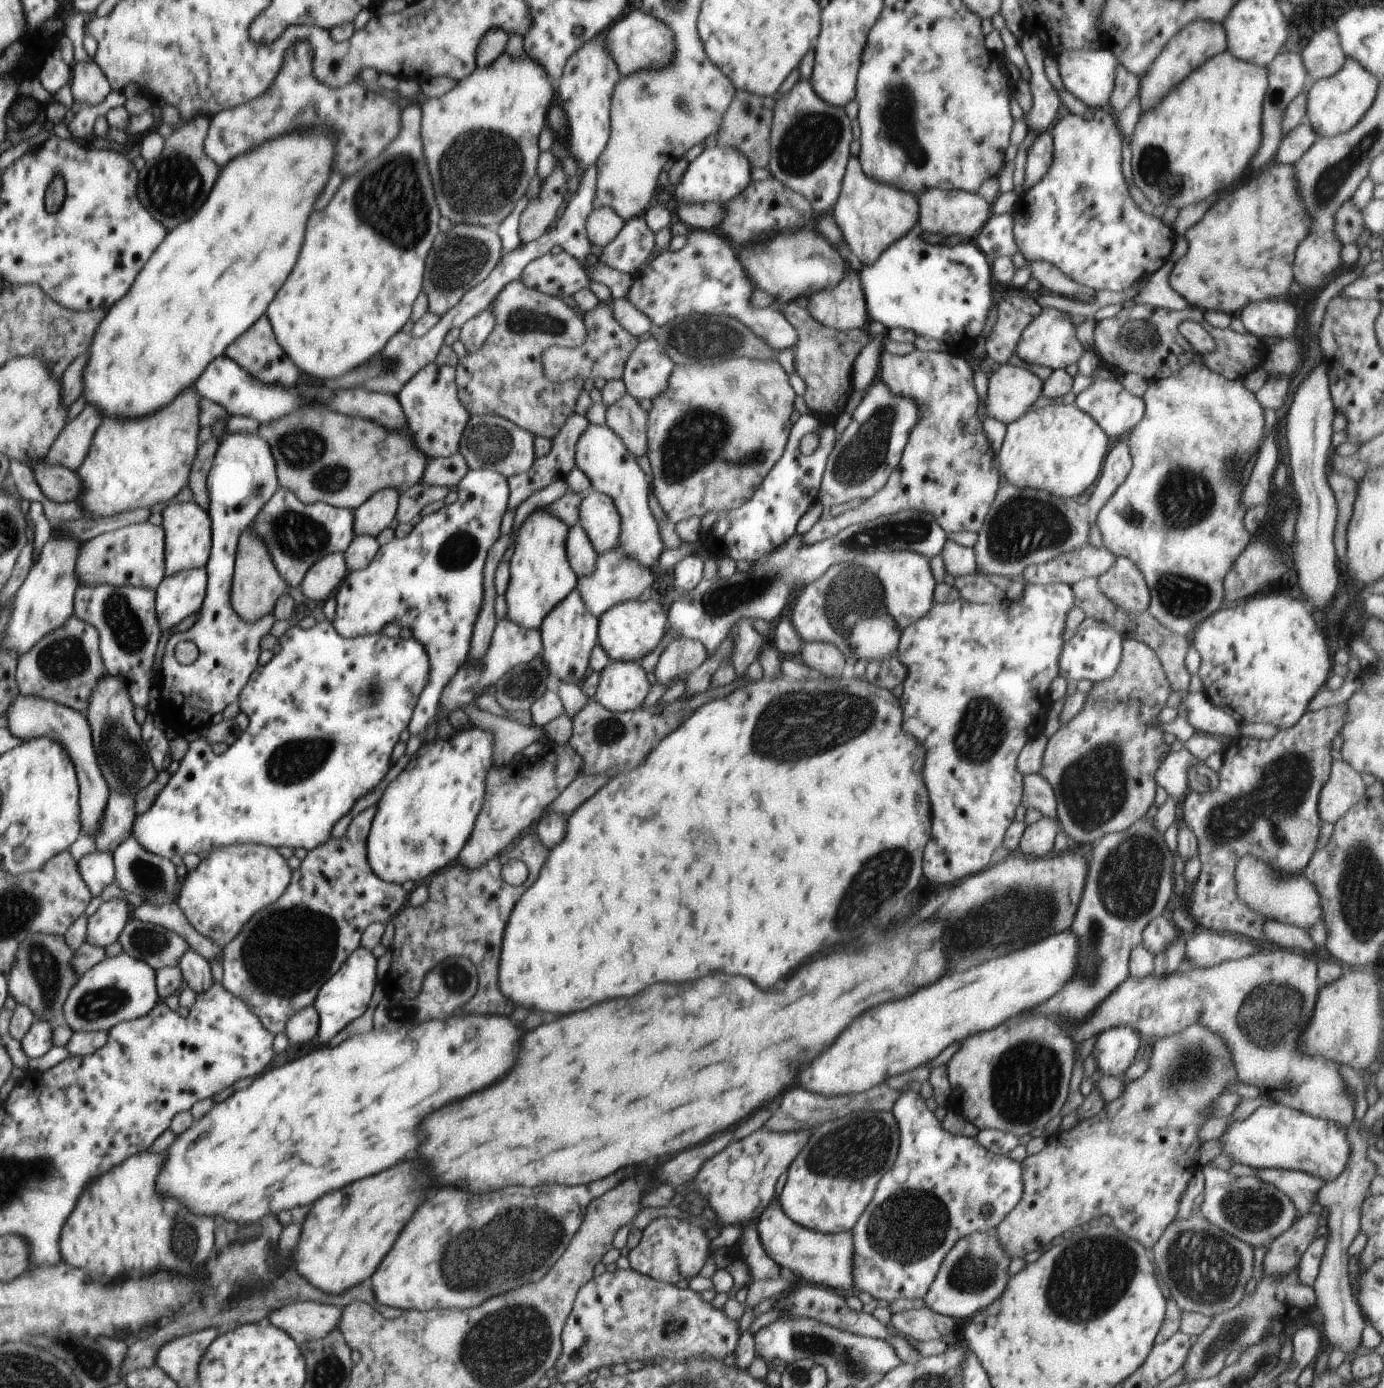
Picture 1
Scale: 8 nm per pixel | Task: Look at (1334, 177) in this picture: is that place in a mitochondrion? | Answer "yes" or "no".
yes

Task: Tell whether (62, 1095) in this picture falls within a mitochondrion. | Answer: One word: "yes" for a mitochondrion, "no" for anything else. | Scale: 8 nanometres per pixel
no

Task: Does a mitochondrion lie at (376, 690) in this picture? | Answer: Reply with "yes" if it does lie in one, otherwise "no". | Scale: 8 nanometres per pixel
yes

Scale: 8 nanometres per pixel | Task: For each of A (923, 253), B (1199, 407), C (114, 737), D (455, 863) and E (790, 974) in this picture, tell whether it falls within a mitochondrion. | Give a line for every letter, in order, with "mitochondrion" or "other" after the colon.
A: other
B: other
C: mitochondrion
D: other
E: other

